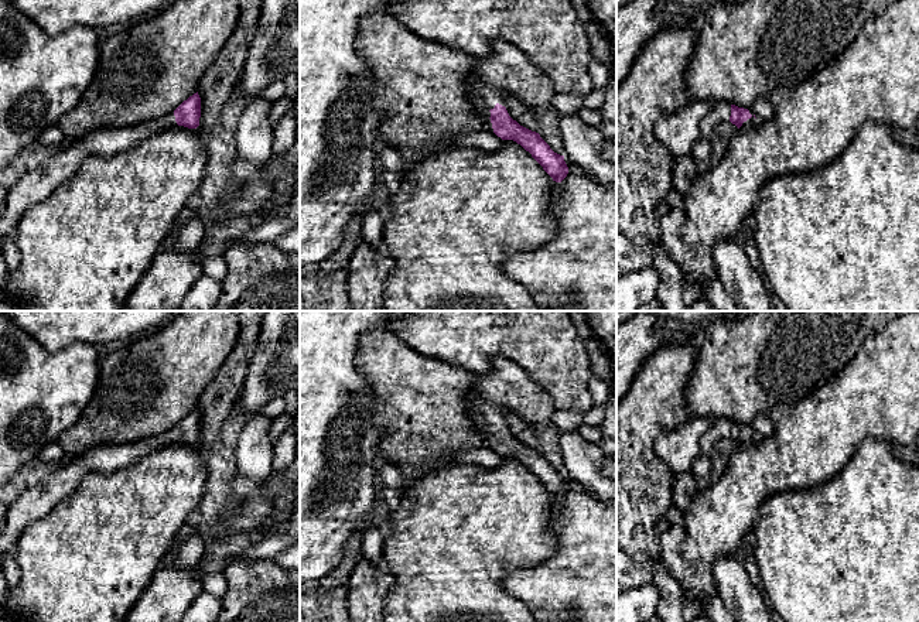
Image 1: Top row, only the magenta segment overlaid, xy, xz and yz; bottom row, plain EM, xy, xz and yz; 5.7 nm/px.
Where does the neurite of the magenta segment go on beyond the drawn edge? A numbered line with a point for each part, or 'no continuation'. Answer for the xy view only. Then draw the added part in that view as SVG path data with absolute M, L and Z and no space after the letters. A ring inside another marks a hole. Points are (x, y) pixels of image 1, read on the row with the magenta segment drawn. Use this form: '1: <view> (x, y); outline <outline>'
1: xy (37, 184); outline M174 110L134 126L99 129L76 143L55 150L52 157L8 189L0 205L0 237L13 237L23 213L34 204L42 202L52 191L66 182L86 157L109 157L136 146L139 141L178 127Z

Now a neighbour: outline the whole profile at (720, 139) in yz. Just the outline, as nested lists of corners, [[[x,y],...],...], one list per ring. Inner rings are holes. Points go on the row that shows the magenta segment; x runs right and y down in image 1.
[[[722,122],[713,131],[710,140],[711,146],[711,160],[710,164],[718,163],[727,153],[730,140],[738,127],[731,122]]]

